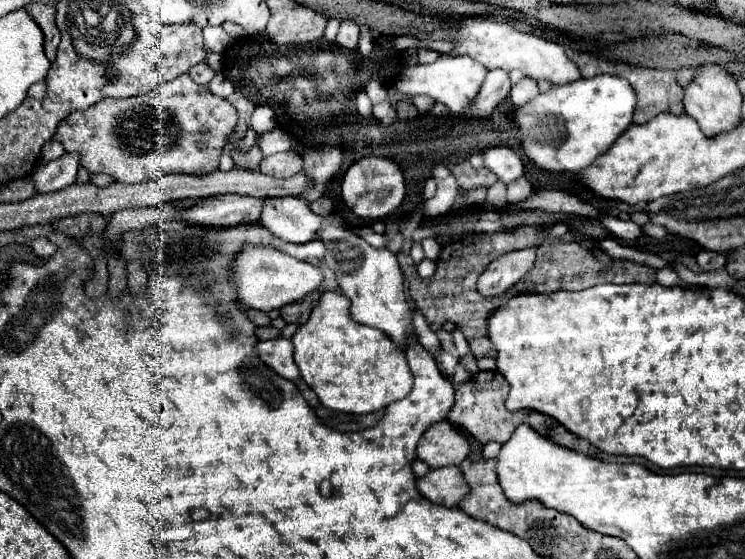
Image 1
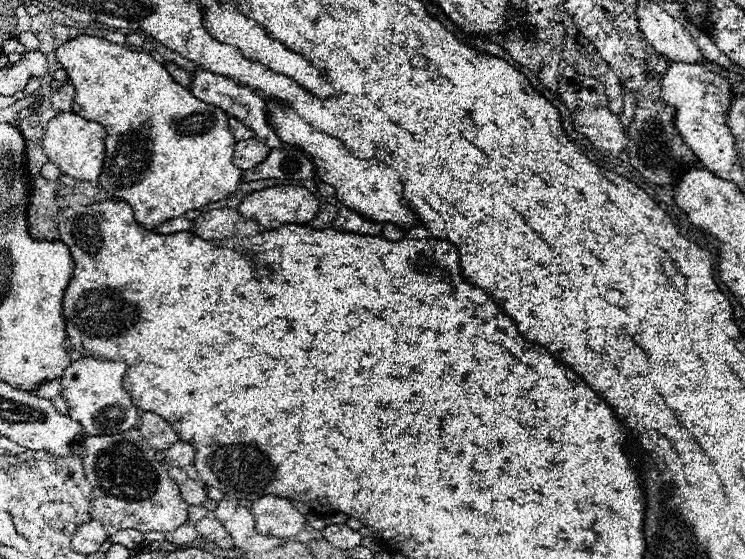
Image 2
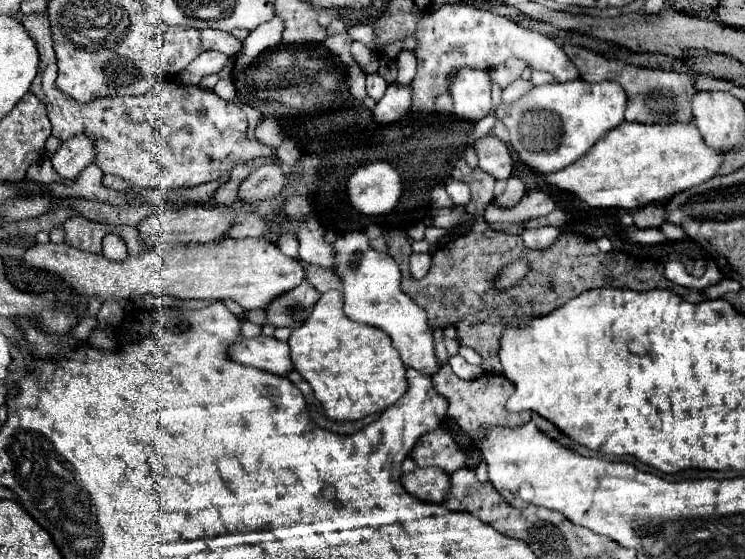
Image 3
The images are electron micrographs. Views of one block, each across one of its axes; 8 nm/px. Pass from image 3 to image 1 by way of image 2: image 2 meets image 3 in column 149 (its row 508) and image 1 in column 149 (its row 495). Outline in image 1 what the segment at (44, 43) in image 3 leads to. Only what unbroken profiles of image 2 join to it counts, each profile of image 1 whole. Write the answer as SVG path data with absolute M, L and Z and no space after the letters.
M188 74L160 86L150 94L140 94L132 98L106 98L98 104L72 112L56 128L54 138L64 146L66 152L80 156L80 164L90 174L108 174L120 182L148 182L164 174L208 174L218 168L220 152L226 138L234 132L236 110L224 100L208 94L206 86L196 84Z

